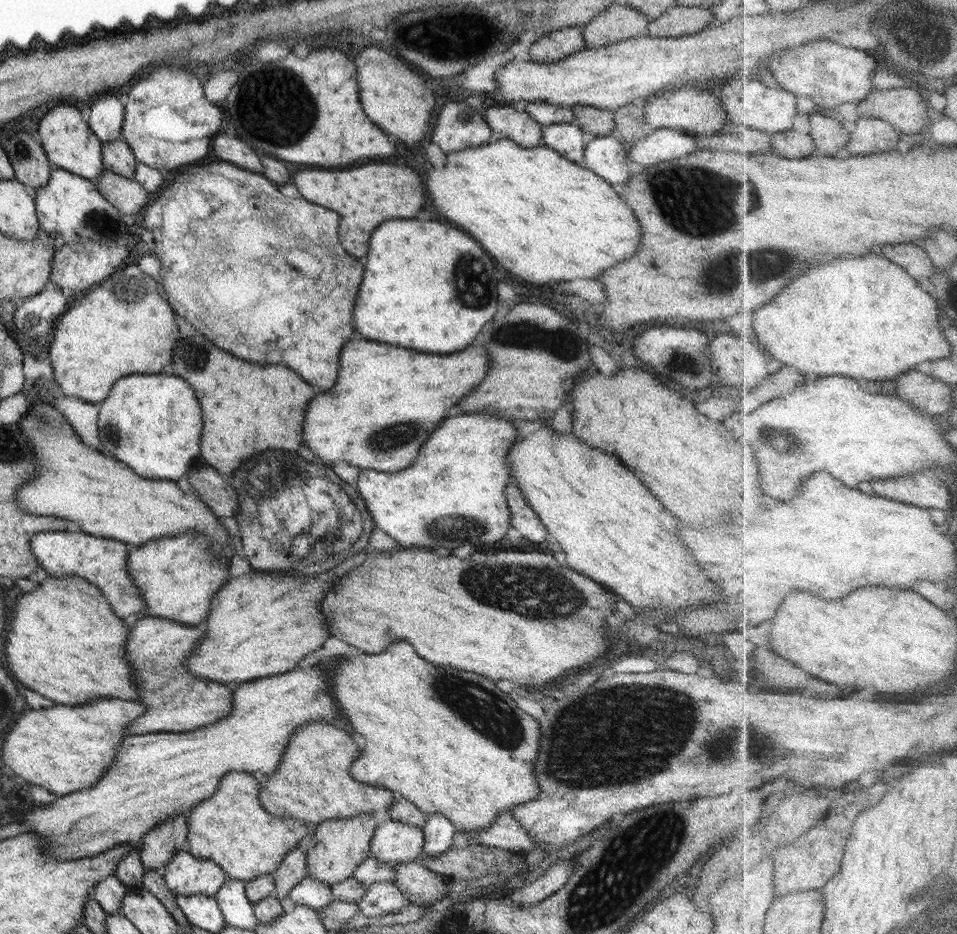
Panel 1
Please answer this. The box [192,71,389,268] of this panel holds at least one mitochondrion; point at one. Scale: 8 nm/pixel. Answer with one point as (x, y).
(300, 112)

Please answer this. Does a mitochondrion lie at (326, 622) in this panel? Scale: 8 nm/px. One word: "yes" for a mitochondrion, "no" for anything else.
no

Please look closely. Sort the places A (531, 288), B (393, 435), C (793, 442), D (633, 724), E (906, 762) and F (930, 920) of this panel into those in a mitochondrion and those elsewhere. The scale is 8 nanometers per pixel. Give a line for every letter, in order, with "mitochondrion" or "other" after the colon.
A: other
B: mitochondrion
C: mitochondrion
D: mitochondrion
E: other
F: mitochondrion

